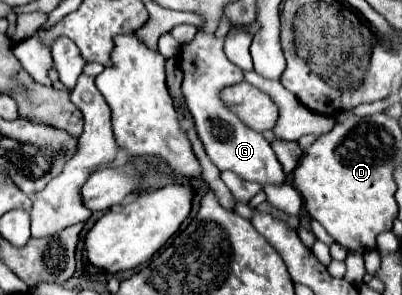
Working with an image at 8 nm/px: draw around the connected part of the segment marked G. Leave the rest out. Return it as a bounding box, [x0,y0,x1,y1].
[177,30,285,186]

